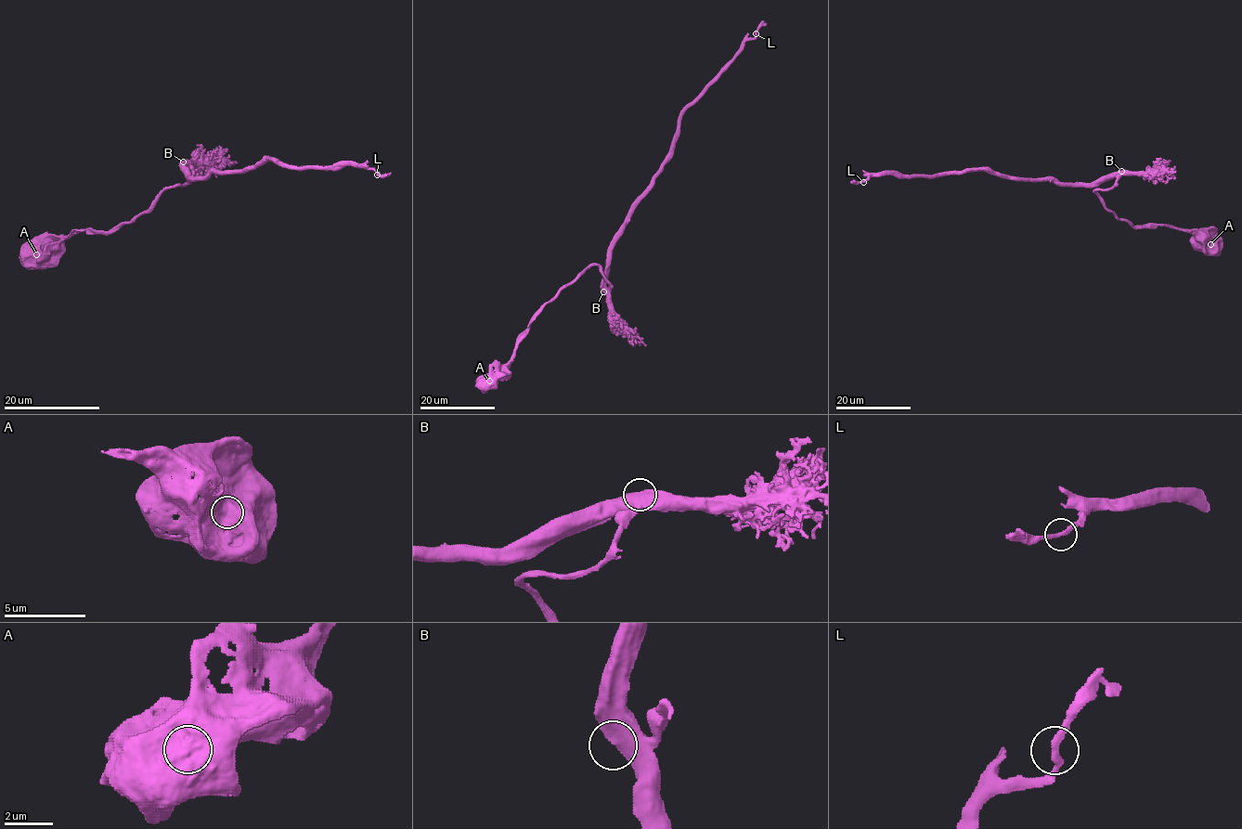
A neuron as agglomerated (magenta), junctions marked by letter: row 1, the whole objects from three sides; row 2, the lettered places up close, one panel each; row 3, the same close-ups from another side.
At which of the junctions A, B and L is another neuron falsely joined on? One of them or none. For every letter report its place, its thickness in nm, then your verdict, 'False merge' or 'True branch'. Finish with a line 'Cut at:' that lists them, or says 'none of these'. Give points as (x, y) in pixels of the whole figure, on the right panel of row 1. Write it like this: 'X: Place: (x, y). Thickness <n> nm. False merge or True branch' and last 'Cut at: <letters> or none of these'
A: Place: (1210, 244). Thickness 1250 nm. True branch
B: Place: (1121, 171). Thickness 750 nm. True branch
L: Place: (863, 182). Thickness 240 nm. True branch
Cut at: none of these

